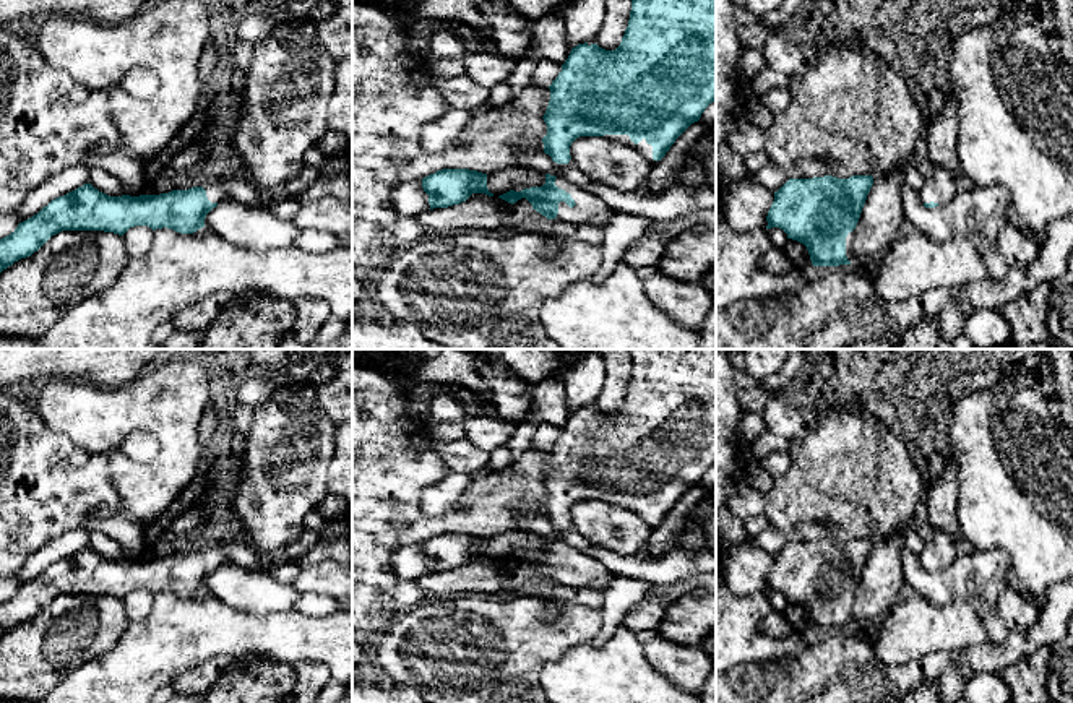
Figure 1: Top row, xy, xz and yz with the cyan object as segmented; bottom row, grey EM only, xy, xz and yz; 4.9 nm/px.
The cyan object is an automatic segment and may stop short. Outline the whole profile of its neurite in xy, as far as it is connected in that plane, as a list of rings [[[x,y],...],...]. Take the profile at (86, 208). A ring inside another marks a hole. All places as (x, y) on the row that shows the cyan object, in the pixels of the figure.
[[[91,183],[52,200],[37,214],[0,239],[0,273],[31,257],[62,231],[104,231],[123,235],[130,227],[148,226],[193,234],[205,227],[206,214],[227,196],[222,183],[208,183],[161,195],[109,196]]]

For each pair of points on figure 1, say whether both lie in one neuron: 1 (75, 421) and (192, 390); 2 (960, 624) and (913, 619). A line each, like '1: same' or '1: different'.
1: same
2: same

